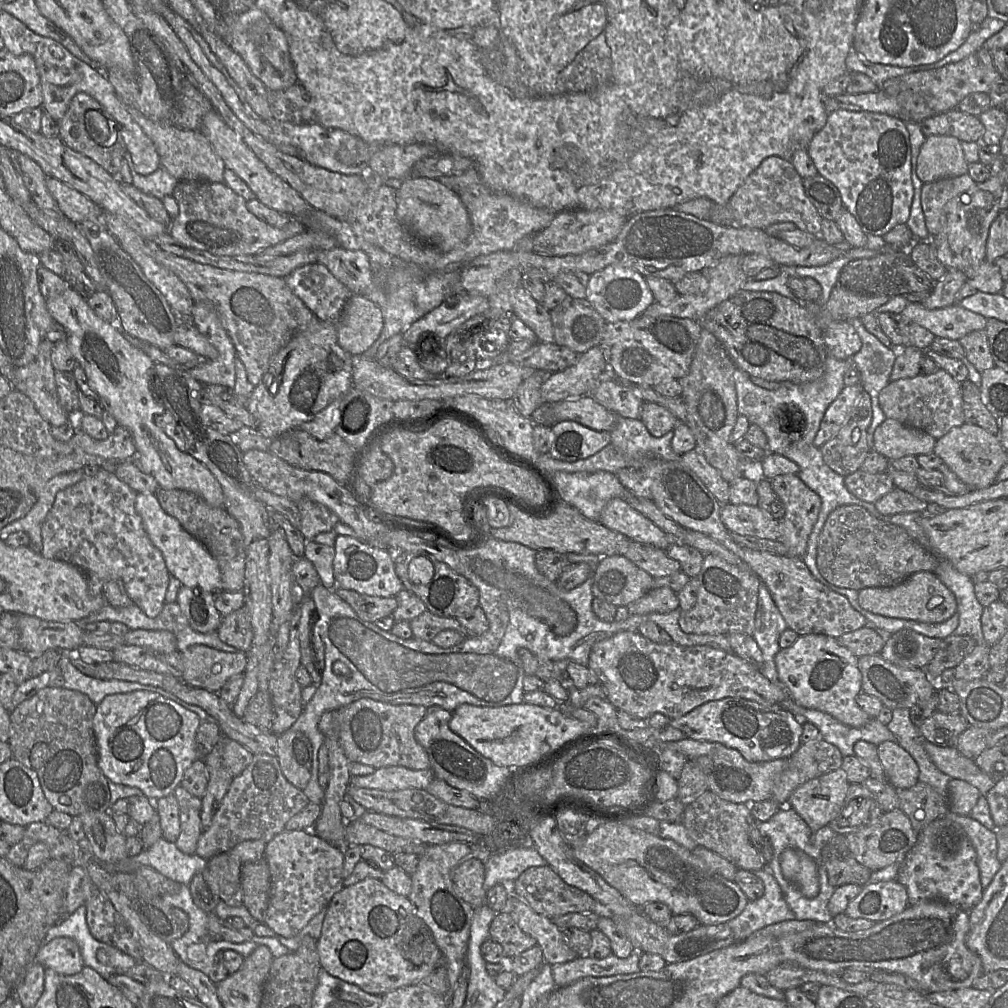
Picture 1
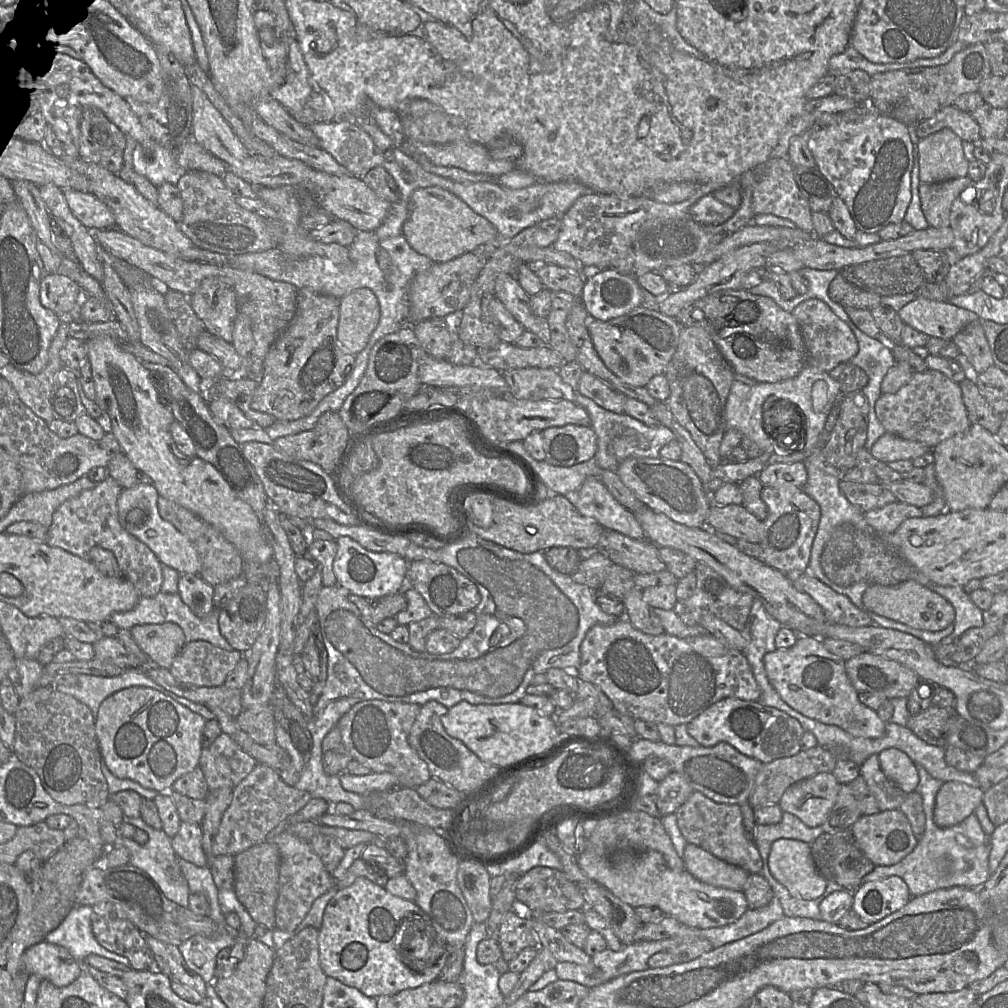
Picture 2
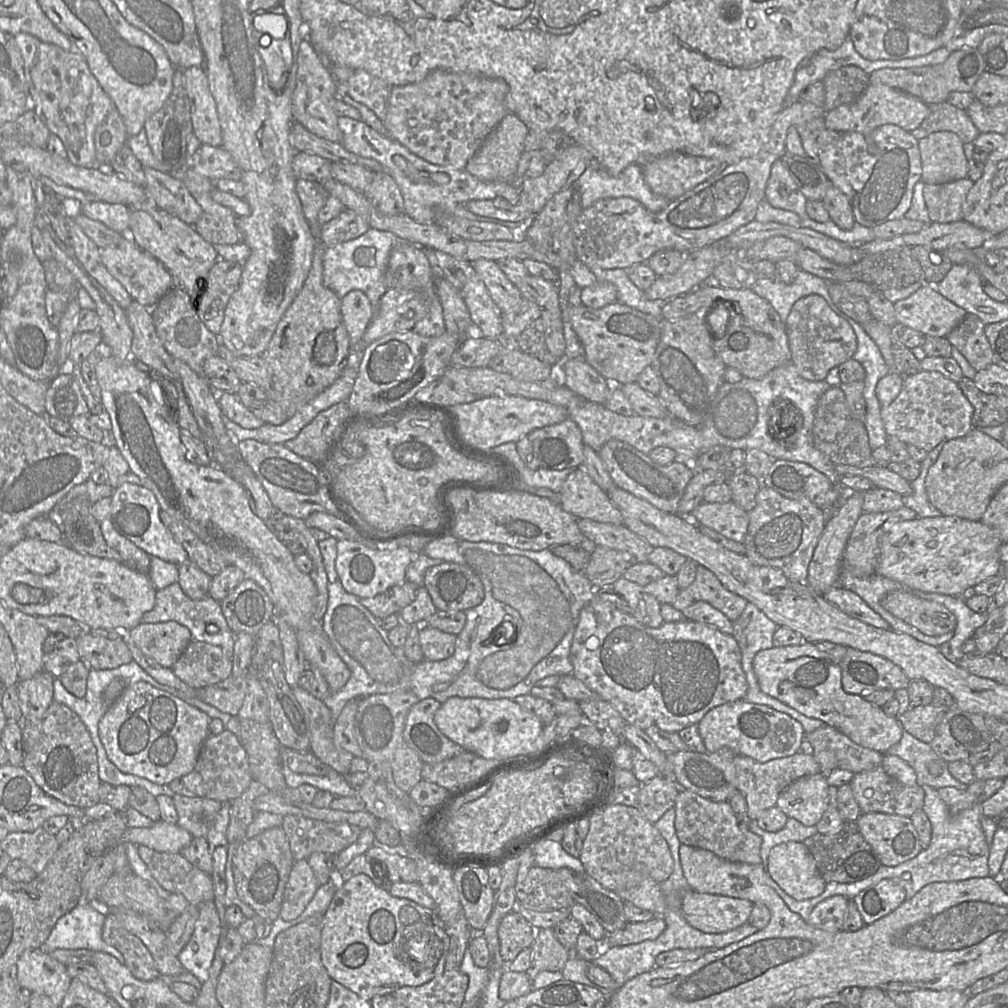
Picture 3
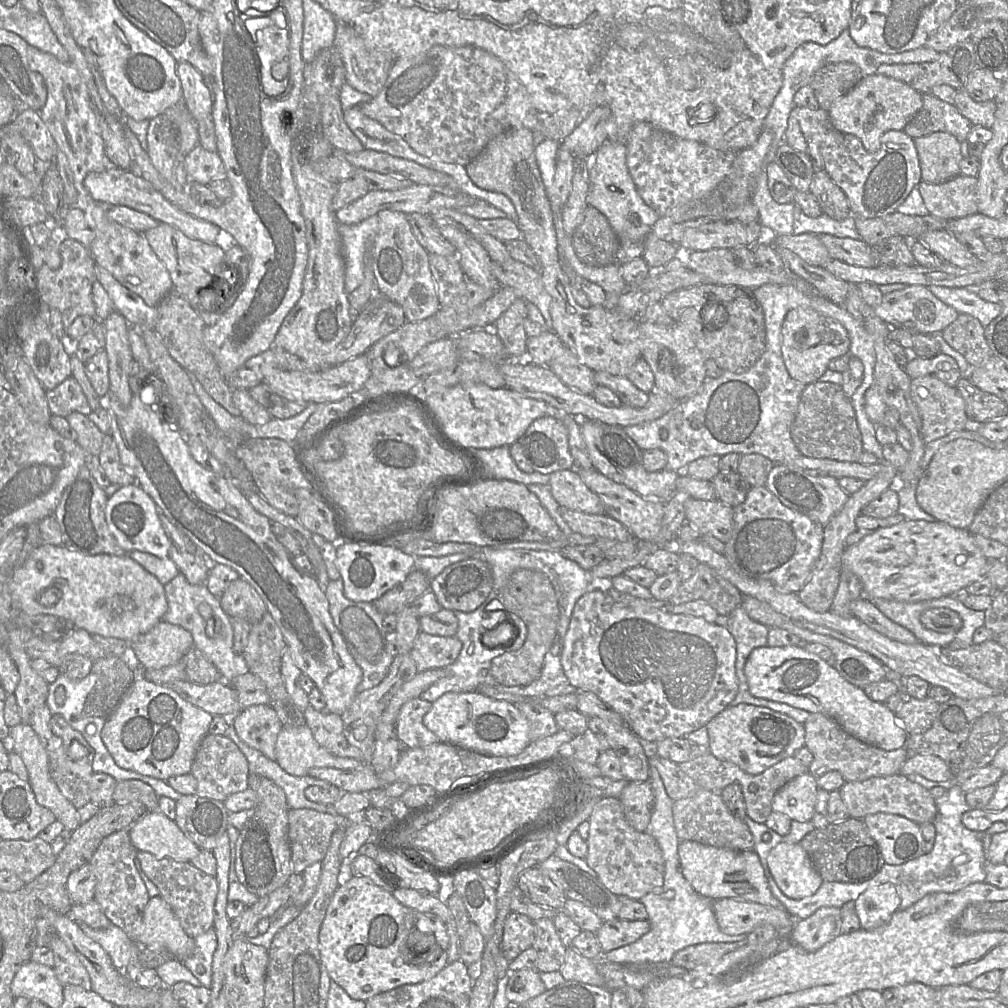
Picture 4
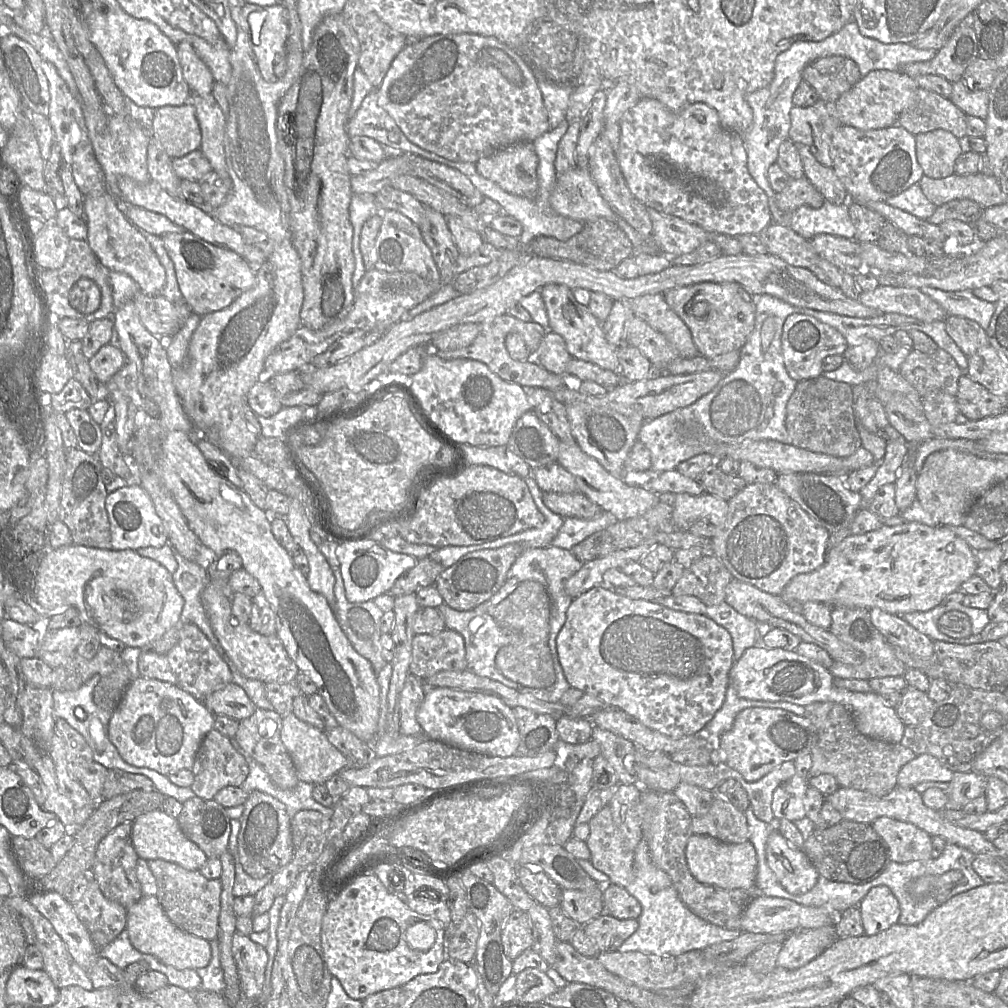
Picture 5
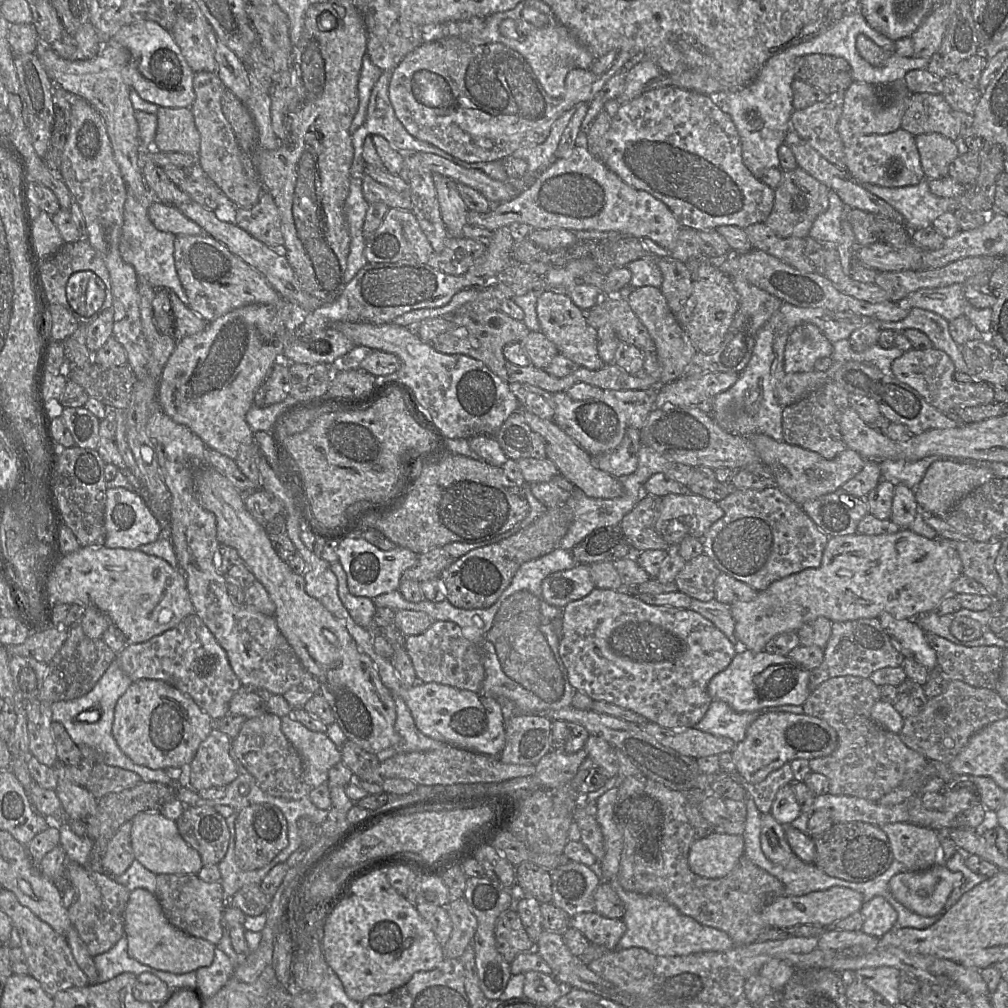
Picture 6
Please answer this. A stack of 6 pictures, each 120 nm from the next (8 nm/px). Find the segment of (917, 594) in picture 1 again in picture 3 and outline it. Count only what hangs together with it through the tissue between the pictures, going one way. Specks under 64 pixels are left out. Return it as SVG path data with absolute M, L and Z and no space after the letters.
M889 592L880 603L893 616L929 636L954 631L957 625L955 615L944 605L907 592Z

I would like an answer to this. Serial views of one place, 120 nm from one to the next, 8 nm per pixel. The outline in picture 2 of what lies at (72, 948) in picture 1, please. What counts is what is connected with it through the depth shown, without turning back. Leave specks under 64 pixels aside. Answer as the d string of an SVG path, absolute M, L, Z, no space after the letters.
M44 940L29 947L22 960L30 975L48 980L56 987L68 986L82 971L82 963L67 949Z

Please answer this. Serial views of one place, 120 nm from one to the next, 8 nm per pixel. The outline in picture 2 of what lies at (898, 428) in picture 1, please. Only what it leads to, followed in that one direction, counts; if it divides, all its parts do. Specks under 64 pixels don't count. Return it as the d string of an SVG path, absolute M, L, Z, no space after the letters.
M886 432L873 444L870 454L887 464L896 460L913 460L929 451L931 449L923 443Z

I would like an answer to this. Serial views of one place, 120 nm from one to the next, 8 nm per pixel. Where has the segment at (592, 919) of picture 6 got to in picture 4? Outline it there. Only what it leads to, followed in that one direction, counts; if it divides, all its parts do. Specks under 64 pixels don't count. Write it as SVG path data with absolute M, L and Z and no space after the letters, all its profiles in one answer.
M614 919L603 922L595 933L603 953L631 944L648 933L648 920Z

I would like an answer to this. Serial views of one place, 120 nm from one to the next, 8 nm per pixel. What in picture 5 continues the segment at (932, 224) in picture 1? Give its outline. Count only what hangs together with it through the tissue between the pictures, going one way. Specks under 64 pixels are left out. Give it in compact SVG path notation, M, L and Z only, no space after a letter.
M980 172L970 175L954 173L941 179L923 175L919 184L927 199L937 207L955 199L972 200L983 209L1005 203L998 179Z

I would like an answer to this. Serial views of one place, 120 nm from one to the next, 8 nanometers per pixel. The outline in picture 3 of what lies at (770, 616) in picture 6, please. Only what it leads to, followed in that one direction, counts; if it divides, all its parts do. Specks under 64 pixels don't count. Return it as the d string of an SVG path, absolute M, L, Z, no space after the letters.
M940 515L894 524L880 539L876 573L926 593L957 596L968 587L1002 573L998 535L981 521Z

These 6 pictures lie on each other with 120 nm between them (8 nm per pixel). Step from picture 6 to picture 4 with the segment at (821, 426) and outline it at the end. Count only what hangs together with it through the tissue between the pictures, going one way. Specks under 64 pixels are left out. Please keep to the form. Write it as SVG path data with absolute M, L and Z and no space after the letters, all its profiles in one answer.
M818 380L806 385L800 397L790 434L799 452L810 458L858 462L864 451L862 448L861 434L852 406L852 400L845 395L841 385L831 382L822 382Z

